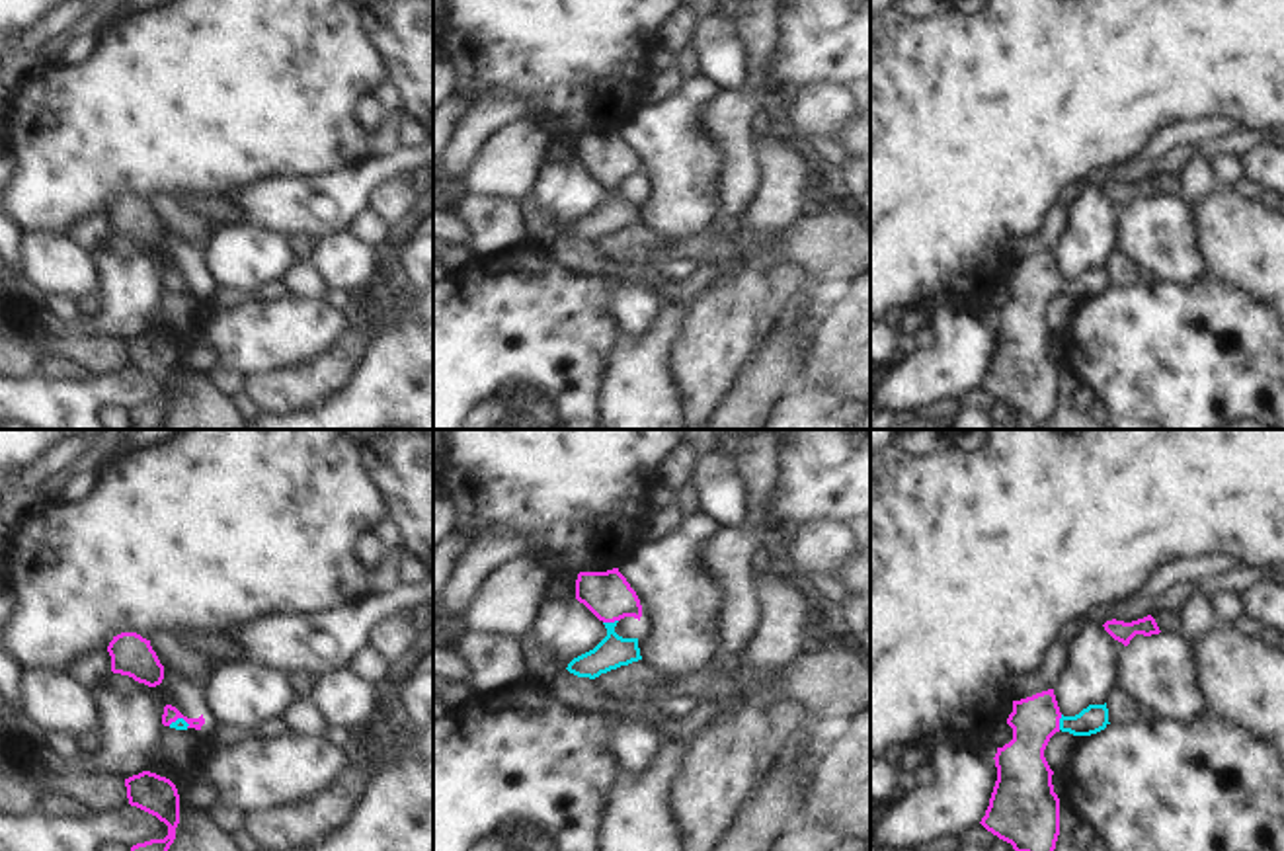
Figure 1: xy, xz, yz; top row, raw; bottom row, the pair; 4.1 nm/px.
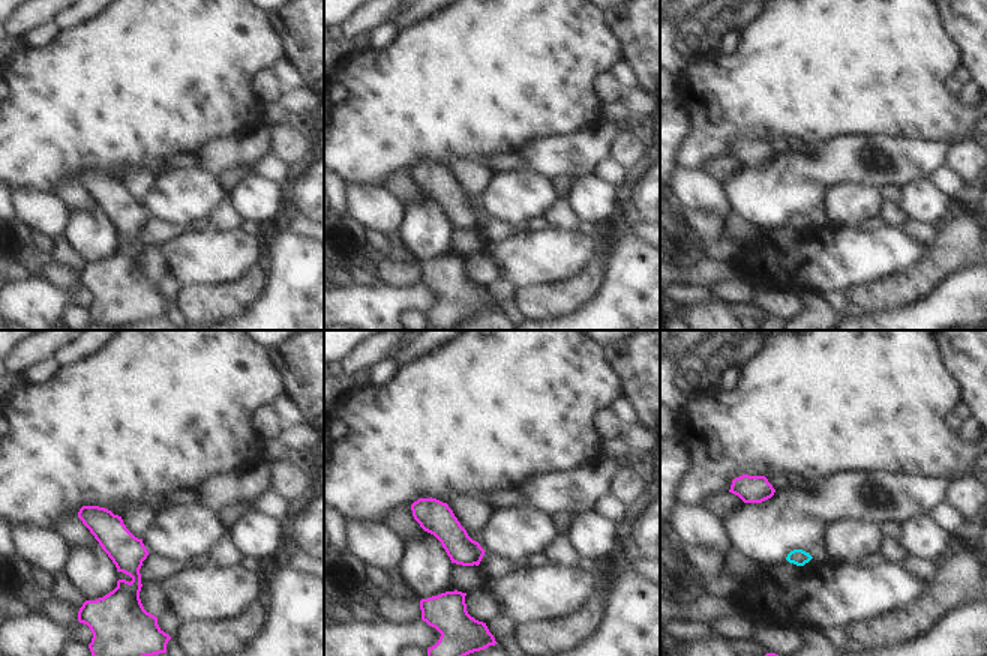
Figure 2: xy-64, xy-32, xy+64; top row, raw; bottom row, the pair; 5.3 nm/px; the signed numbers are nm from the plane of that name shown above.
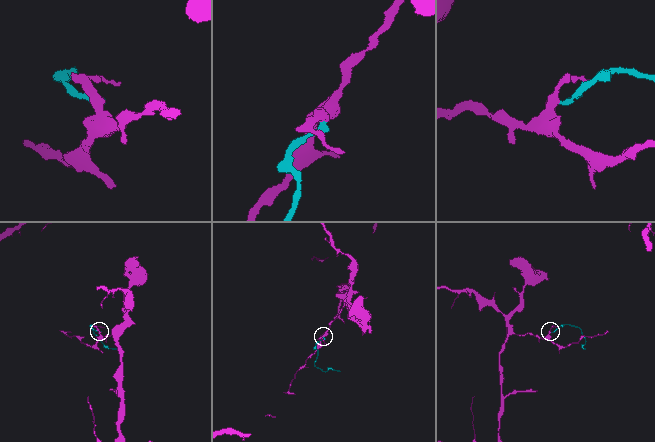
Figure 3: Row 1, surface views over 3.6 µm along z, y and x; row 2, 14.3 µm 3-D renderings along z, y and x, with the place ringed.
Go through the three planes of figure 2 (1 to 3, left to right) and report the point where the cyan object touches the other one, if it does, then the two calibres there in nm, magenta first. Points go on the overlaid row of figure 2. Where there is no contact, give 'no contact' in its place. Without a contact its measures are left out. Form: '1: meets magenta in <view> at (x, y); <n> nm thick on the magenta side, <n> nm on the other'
1: no contact
2: no contact
3: no contact

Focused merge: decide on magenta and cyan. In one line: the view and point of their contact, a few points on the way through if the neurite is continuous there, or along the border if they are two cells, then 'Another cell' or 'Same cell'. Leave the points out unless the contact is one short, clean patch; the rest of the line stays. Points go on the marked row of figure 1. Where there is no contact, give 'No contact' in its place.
Touches magenta at xz (609, 621). Path across: xz (607, 594), (609, 621), (613, 650). Same cell

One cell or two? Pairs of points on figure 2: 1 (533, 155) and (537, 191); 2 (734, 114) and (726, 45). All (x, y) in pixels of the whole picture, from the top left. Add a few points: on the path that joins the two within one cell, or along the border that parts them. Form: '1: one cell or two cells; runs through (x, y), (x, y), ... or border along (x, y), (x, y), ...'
1: two cells; border along (525, 168), (549, 179)
2: two cells; border along (740, 32), (737, 45), (729, 53), (717, 53)

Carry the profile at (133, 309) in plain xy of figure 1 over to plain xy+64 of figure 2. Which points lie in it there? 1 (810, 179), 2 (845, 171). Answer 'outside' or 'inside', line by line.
1: inside
2: inside

